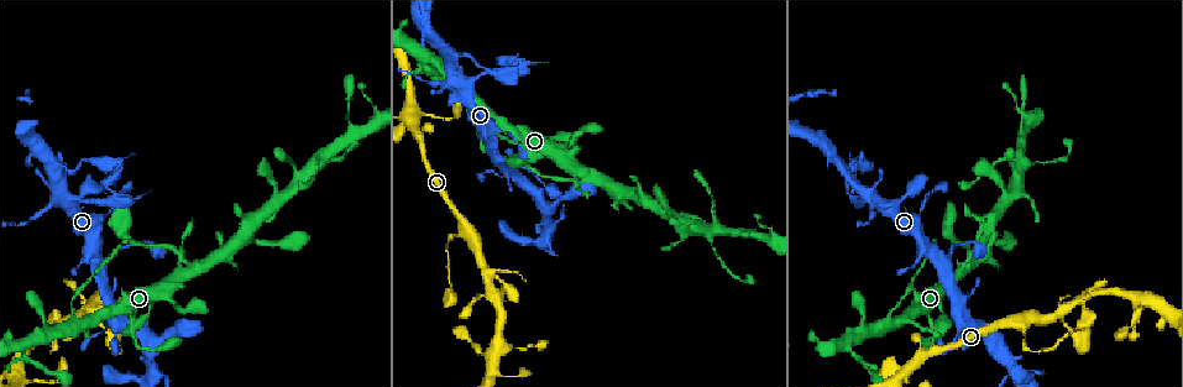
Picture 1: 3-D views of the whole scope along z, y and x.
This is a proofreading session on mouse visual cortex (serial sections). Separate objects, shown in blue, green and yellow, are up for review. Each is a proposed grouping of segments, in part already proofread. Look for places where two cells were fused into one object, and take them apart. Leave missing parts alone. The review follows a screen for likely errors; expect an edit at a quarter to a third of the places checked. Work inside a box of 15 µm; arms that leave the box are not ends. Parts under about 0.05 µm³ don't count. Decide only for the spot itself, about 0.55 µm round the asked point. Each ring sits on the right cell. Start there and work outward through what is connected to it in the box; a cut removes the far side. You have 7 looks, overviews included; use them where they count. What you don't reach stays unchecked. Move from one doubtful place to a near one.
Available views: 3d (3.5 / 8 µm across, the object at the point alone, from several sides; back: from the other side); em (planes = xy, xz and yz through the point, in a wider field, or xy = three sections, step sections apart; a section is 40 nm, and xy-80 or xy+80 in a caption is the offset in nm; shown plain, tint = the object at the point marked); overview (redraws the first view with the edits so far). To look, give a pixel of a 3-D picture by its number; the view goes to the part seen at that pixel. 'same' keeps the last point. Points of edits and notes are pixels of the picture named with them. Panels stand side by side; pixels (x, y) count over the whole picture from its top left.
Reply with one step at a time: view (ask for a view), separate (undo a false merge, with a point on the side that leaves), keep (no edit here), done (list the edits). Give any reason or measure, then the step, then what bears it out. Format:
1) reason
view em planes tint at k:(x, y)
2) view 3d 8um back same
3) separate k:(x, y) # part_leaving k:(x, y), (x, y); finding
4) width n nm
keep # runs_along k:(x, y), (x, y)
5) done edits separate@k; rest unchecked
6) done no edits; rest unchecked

thin neck
view 3d 3.5um at 1:(453, 238)

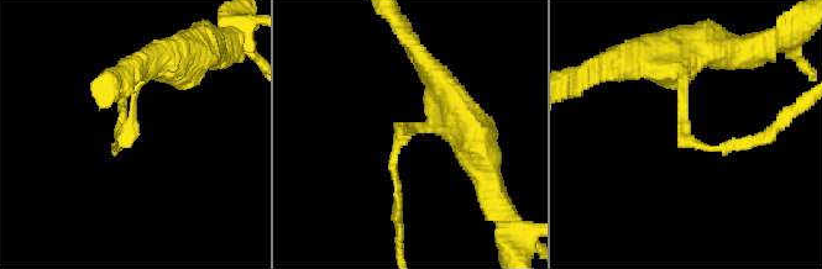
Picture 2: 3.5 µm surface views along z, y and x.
arm_widths 100, 350 nm
view em xy step 1 tint at 2:(135, 113)

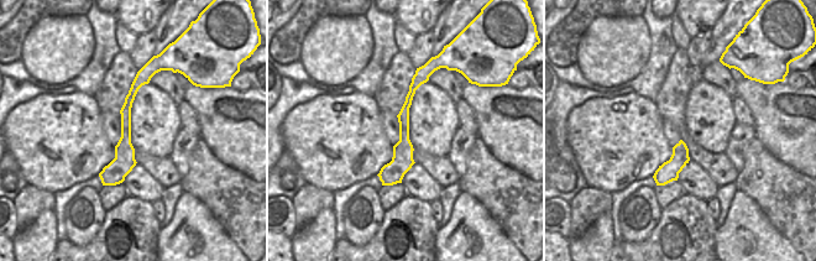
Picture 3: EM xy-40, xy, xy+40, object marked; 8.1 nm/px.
keep # runs_along 3:(147, 67), (125, 111), (124, 162), (105, 182); continuous, no second cell

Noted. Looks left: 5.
three arms meet
view 3d 3.5um at 1:(96, 300)

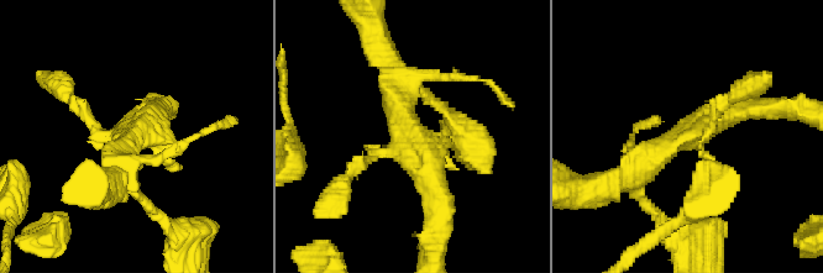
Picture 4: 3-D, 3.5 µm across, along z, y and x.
view em xy step 5 tint at 4:(138, 137)

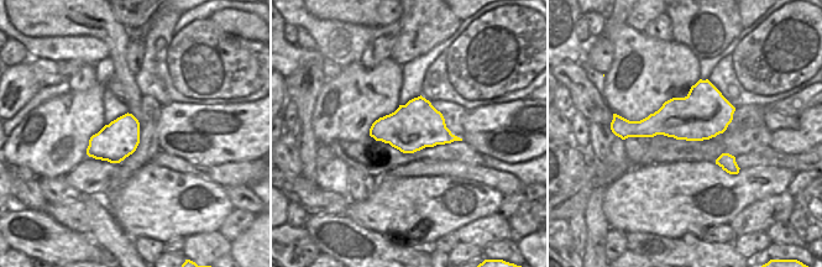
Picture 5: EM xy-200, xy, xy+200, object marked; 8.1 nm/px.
cut it another way
view em planes tint same

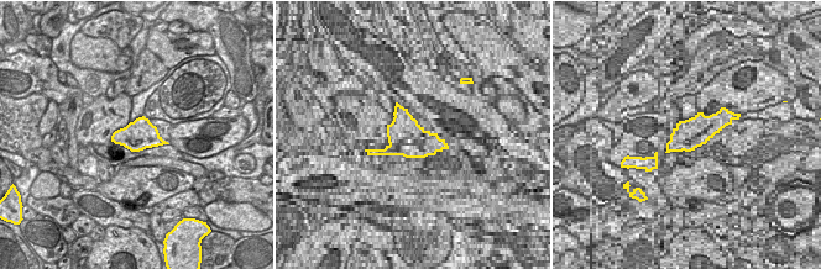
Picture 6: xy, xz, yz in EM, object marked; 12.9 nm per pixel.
keep # runs_along 4:(630, 172), (709, 119), (760, 108); all the same cell

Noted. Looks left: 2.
thin neck
view em xy step 5 tint at 1:(72, 299)

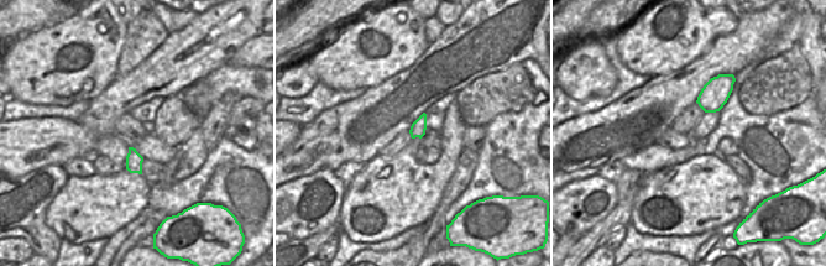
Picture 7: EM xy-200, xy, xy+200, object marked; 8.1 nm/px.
view 3d 3.5um same

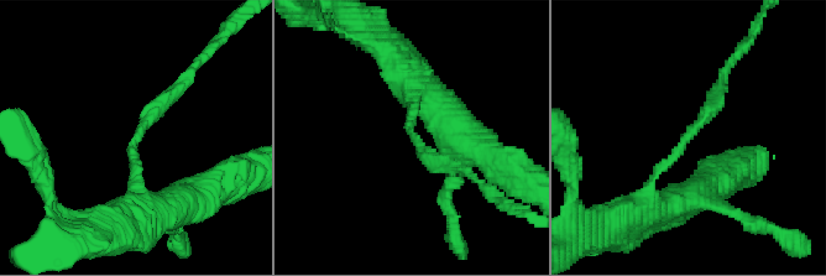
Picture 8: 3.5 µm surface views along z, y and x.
keep # runs_along 8:(641, 212), (651, 181), (714, 105), (720, 79); all the same cell

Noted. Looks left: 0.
done no edits; rest unchecked

